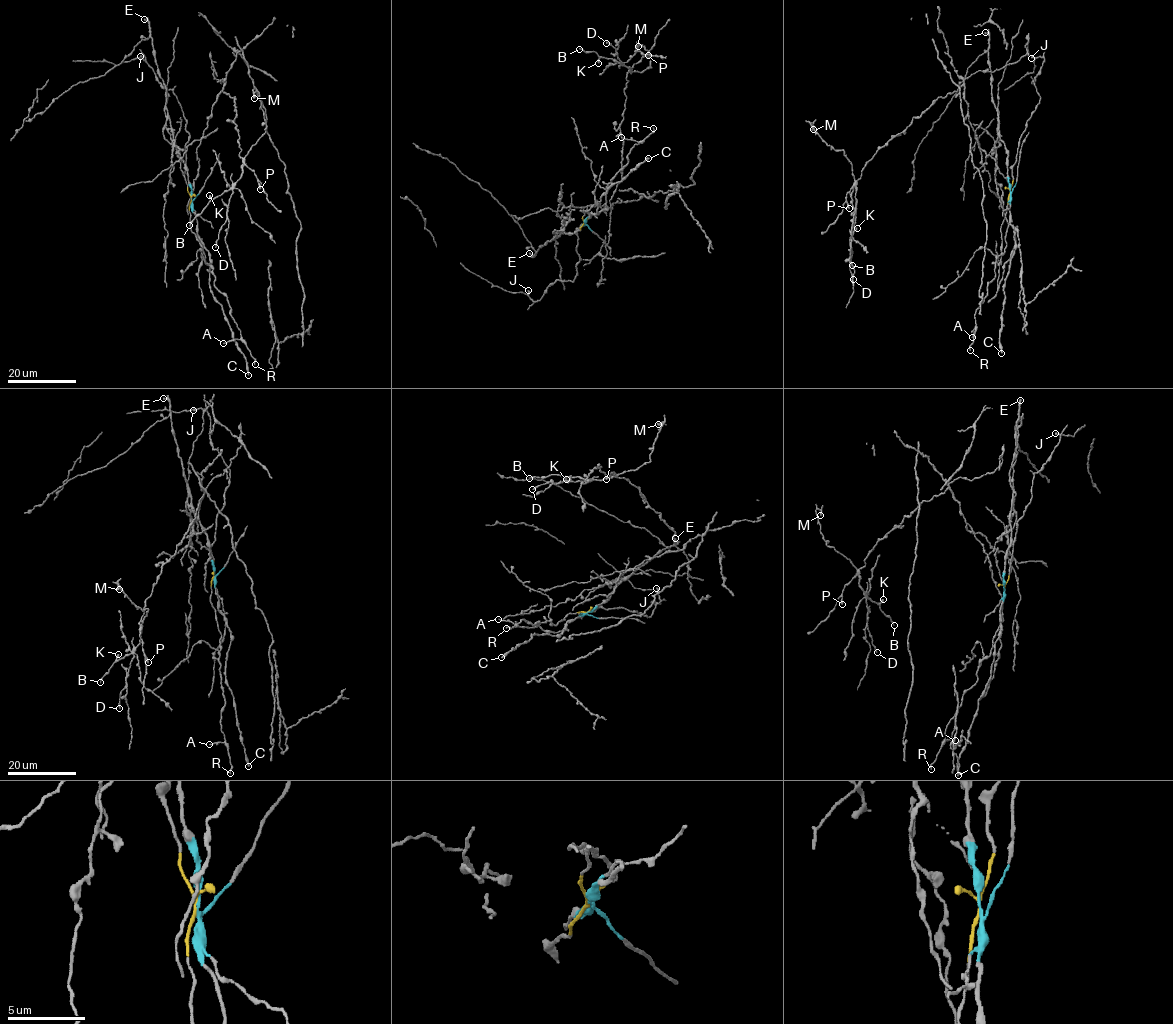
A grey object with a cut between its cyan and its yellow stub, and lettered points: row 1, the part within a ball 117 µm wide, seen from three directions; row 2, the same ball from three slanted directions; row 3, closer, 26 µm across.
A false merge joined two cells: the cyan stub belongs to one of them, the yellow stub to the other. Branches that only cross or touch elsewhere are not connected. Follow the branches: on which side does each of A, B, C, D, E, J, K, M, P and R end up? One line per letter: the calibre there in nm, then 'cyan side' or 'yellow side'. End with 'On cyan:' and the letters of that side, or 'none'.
A: 130 nm | yellow side
B: 130 nm | cyan side
C: 220 nm | cyan side
D: 150 nm | cyan side
E: 240 nm | cyan side
J: 340 nm | yellow side
K: 380 nm | cyan side
M: 400 nm | cyan side
P: 360 nm | cyan side
R: 170 nm | yellow side
On cyan: B, C, D, E, K, M, P

